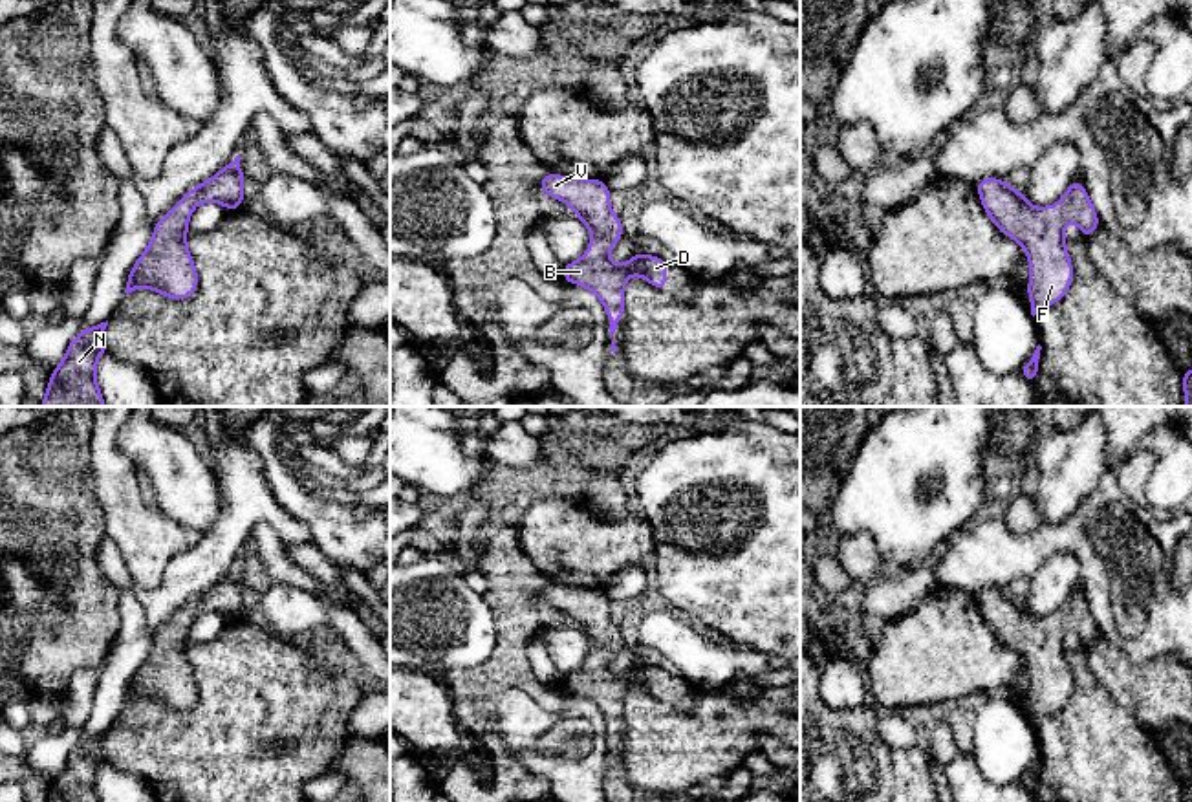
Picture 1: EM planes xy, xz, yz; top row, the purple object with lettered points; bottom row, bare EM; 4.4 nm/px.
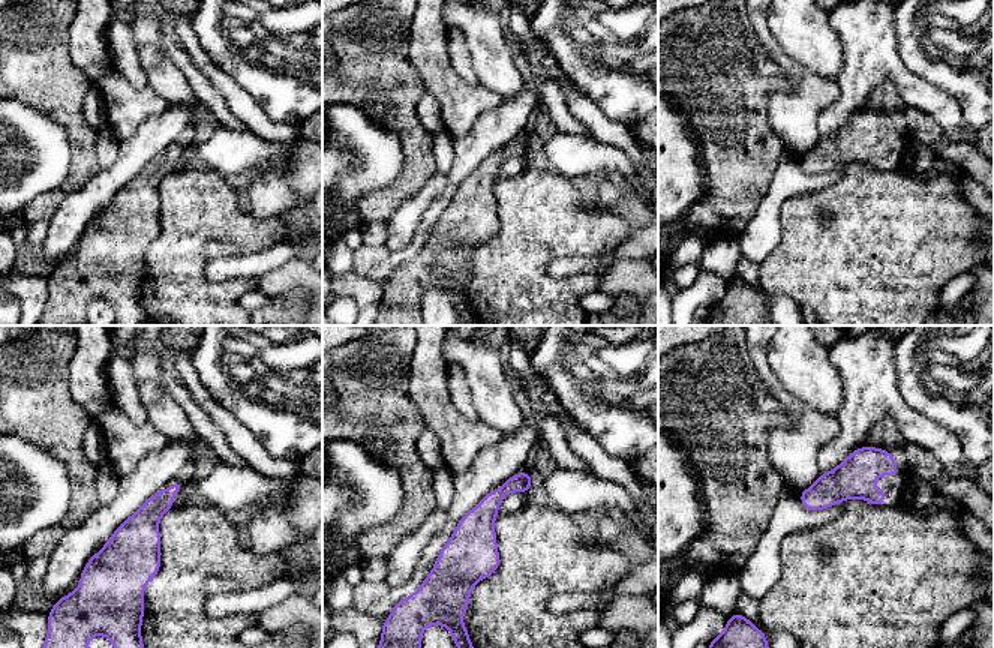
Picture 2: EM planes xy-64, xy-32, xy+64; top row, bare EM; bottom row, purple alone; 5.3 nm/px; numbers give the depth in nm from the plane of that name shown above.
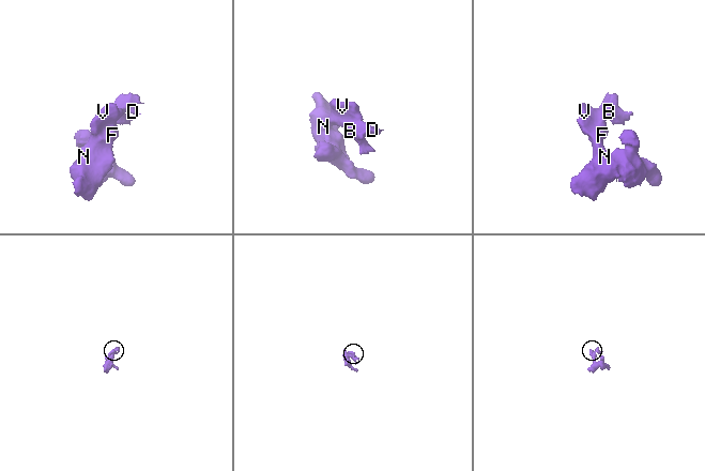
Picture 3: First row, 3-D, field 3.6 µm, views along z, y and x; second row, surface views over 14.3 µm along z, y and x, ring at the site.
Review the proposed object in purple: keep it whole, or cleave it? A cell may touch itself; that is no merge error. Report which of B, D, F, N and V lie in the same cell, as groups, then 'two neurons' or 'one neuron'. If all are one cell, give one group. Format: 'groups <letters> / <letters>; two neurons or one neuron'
groups B D F N V; one neuron

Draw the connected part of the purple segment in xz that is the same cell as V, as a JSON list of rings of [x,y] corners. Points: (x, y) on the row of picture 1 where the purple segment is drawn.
[[[547,172],[538,190],[568,203],[590,229],[588,253],[564,266],[562,278],[593,291],[606,308],[613,337],[624,313],[624,286],[630,275],[643,276],[654,287],[666,291],[666,260],[635,253],[624,266],[615,266],[606,253],[619,242],[623,225],[610,209],[610,189],[604,179],[562,178]]]

